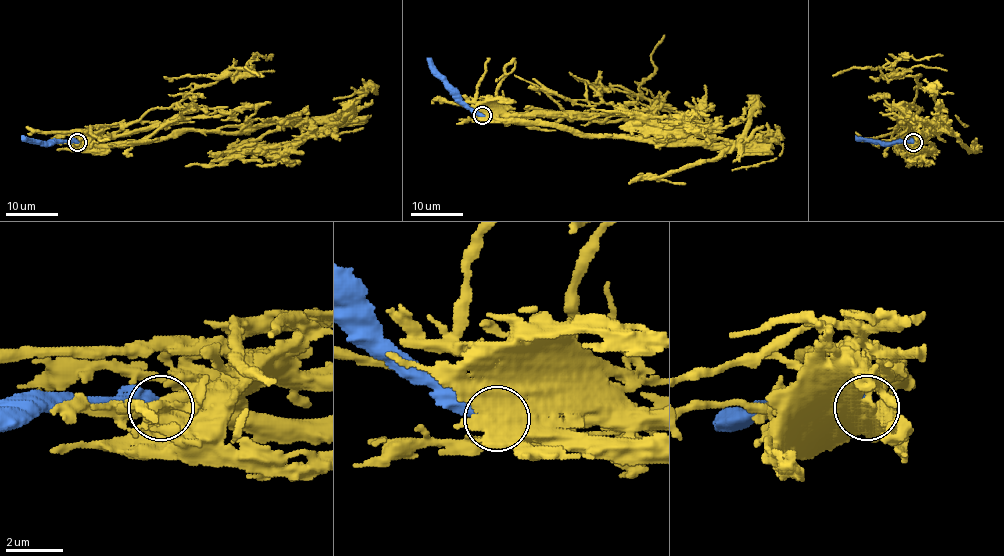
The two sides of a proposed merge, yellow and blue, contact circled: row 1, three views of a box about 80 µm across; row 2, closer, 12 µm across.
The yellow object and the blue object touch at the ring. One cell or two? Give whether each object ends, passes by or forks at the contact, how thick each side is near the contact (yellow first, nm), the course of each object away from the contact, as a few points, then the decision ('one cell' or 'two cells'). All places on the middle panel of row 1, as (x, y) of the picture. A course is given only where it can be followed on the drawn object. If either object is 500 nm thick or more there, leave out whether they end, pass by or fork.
600/550 nm | yellow via (483, 115), (554, 122), (593, 135), (663, 139), (709, 134), (702, 128), (668, 135), (623, 111), (590, 109) | blue via (482, 115), (475, 114), (427, 58) | two cells

